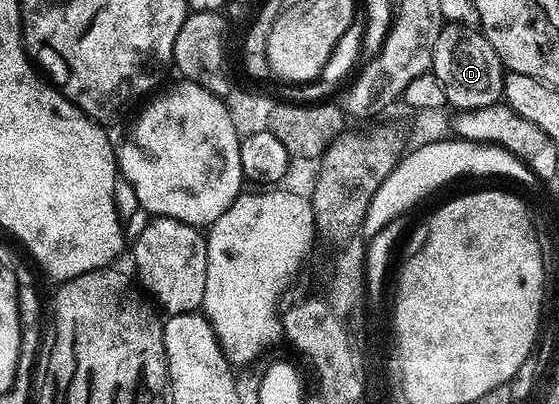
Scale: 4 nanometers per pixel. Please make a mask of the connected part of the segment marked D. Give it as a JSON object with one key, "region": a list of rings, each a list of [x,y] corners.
{"region":[[[460,23],[445,25],[434,45],[430,71],[442,85],[445,104],[449,108],[456,107],[457,112],[474,111],[501,102],[506,68],[494,45],[490,45],[483,31],[477,28],[463,27]]]}

